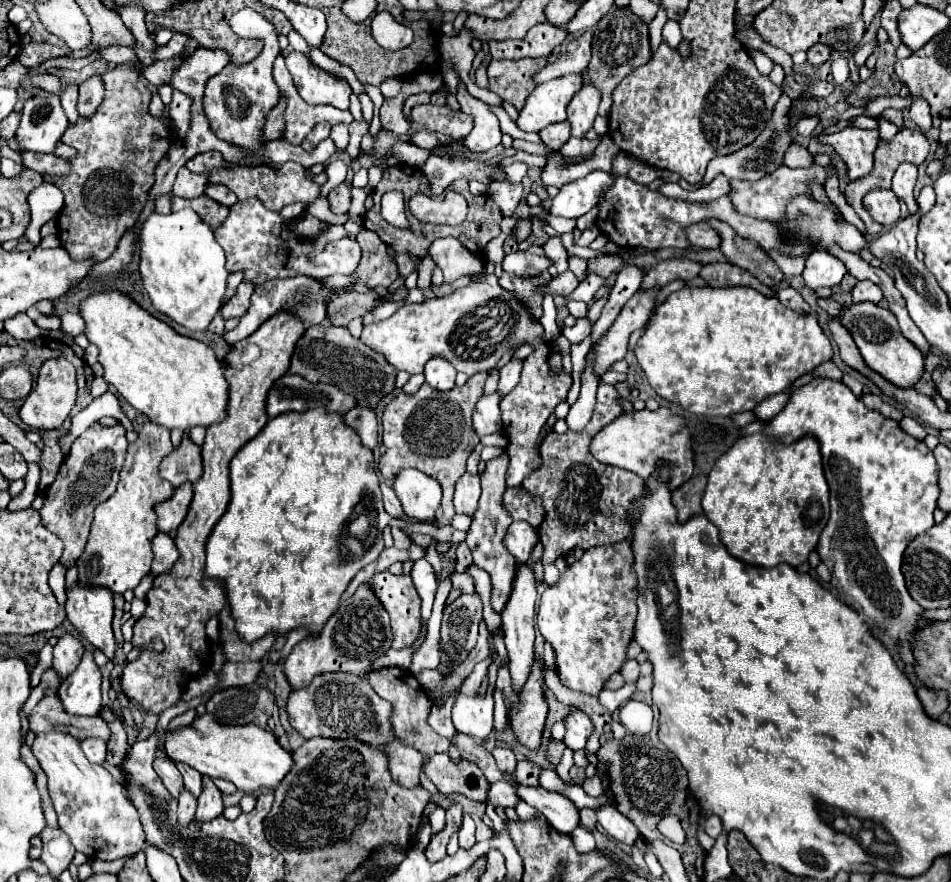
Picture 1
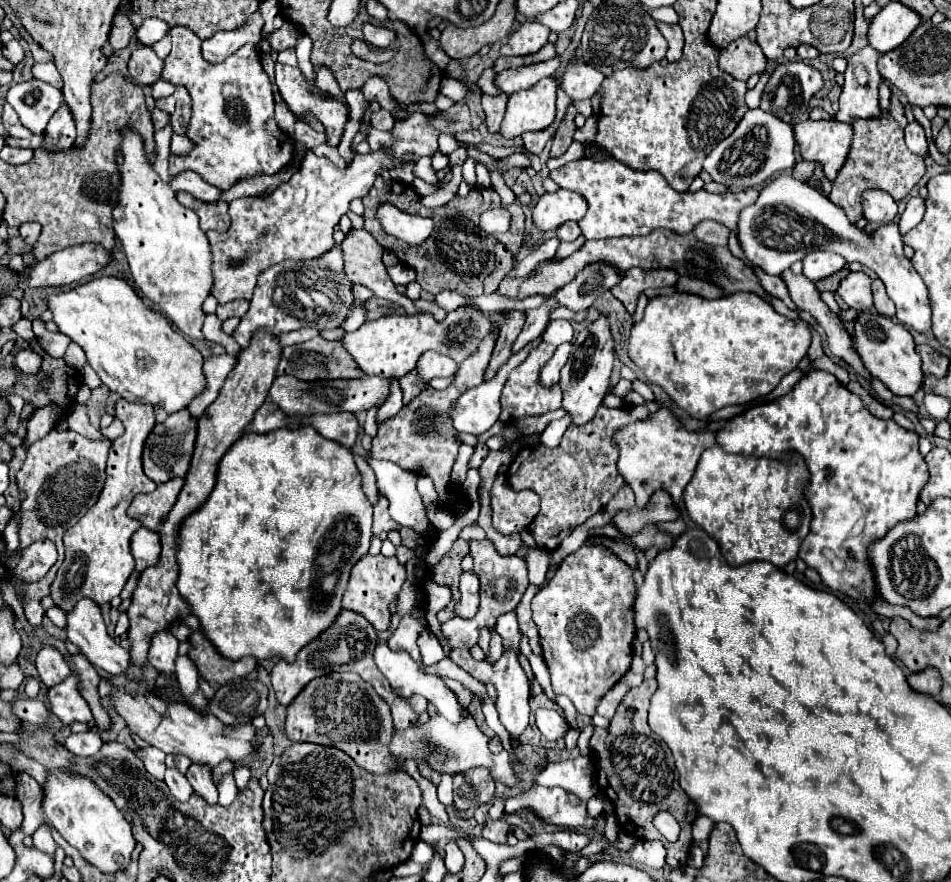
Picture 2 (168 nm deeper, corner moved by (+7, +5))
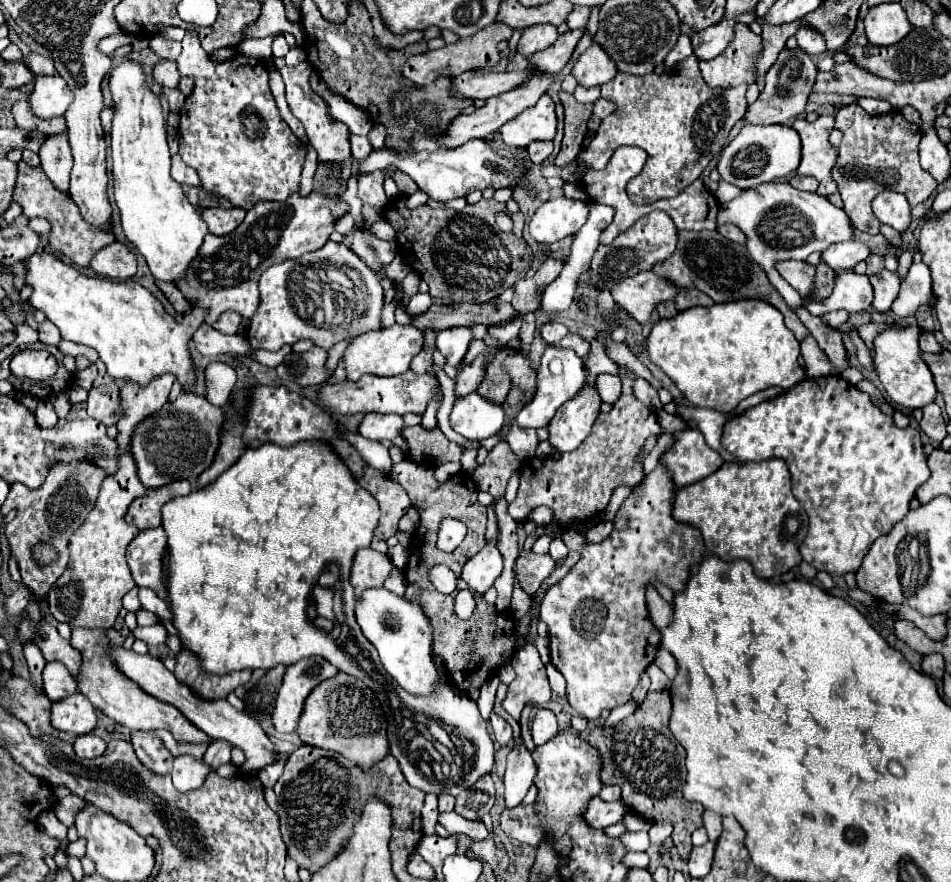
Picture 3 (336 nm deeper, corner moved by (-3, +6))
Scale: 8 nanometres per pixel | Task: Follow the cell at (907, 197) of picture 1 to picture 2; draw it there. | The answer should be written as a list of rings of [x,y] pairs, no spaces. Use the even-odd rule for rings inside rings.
[[[911,198],[907,202],[905,212],[901,214],[901,220],[899,220],[901,236],[907,234],[913,226],[917,226],[923,220],[923,214],[925,214],[925,202],[923,202],[923,198]]]

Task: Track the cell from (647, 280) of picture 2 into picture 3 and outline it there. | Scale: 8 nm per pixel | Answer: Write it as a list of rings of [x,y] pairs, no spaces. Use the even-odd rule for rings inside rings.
[[[641,271],[623,279],[615,289],[611,289],[611,295],[619,307],[631,313],[639,323],[645,323],[659,301],[677,295],[677,287],[673,281],[667,281],[653,271]]]

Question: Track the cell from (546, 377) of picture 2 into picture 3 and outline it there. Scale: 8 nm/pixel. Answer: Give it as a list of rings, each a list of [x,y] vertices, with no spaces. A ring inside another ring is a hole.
[[[547,347],[543,357],[541,357],[541,365],[537,369],[537,391],[533,395],[533,399],[517,413],[515,421],[519,427],[545,427],[555,411],[565,403],[569,401],[581,387],[583,387],[583,381],[585,381],[585,375],[583,375],[583,359],[575,355],[575,351],[571,349],[557,349],[557,347]]]

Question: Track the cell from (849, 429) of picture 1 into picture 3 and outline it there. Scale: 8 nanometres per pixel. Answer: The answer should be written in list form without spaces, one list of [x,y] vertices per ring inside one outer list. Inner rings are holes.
[[[839,375],[805,379],[783,395],[749,407],[725,423],[721,445],[741,461],[763,461],[769,457],[787,461],[795,499],[799,499],[811,519],[809,533],[801,543],[803,561],[833,577],[855,573],[861,567],[861,559],[871,543],[909,513],[915,491],[929,479],[921,433],[913,427],[899,429],[893,417],[887,417],[871,403],[867,393],[855,389]]]

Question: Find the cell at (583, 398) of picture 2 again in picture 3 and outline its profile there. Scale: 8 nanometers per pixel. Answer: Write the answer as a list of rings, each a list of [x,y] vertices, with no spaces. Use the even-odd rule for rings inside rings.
[[[585,381],[583,389],[575,393],[575,397],[567,403],[563,403],[555,417],[549,423],[549,441],[557,451],[575,451],[587,433],[591,433],[591,427],[595,423],[595,417],[601,413],[601,397],[597,391],[597,385],[589,385]]]

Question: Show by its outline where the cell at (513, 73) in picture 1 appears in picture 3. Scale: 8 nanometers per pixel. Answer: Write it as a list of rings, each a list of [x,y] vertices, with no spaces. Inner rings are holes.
[[[577,29],[577,31],[567,31],[567,33],[559,35],[559,39],[551,47],[527,57],[529,65],[541,73],[549,73],[549,75],[559,73],[571,59],[571,53],[583,33],[585,33],[583,29]]]

